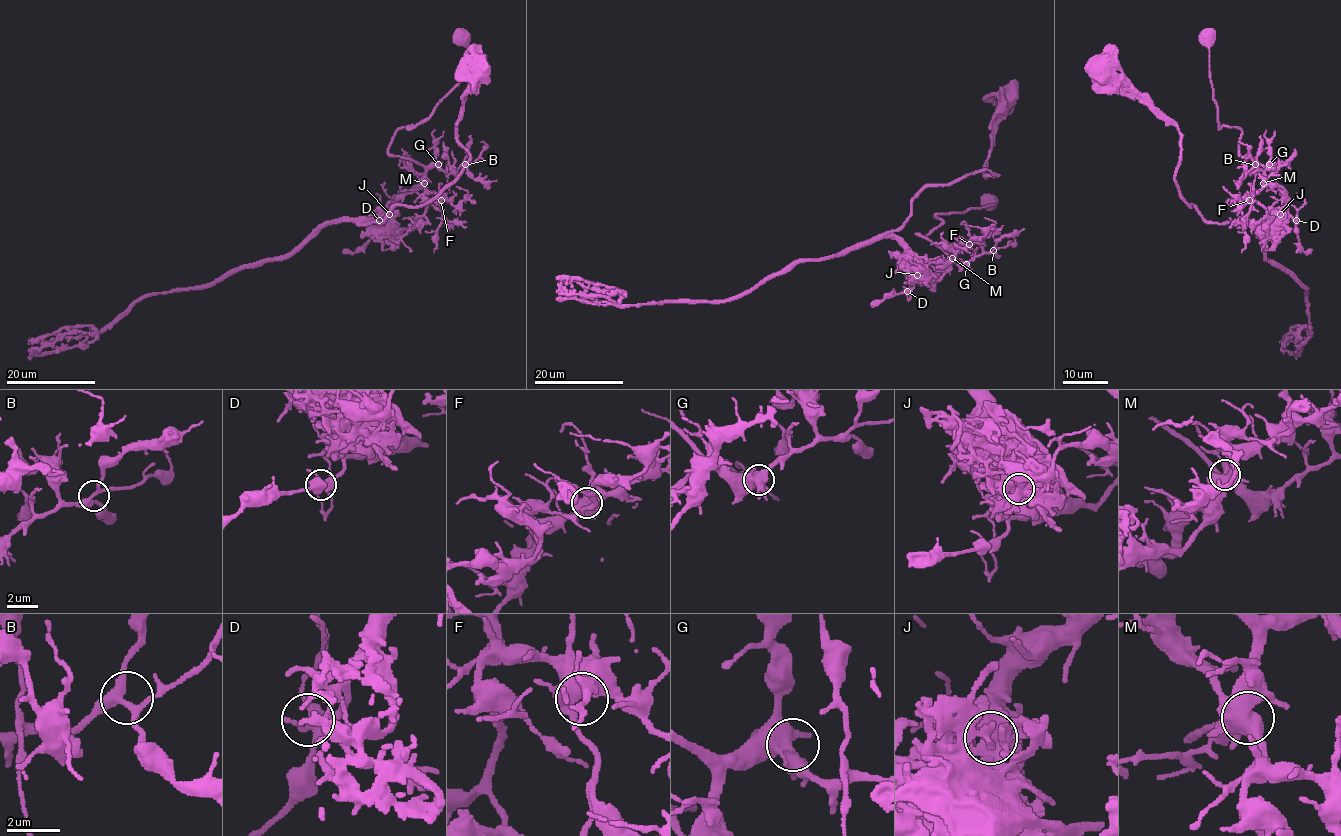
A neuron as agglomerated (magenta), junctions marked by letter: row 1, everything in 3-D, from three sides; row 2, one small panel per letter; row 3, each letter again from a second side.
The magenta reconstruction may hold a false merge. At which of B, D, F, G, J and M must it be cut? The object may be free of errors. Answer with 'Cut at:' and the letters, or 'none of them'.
Cut at: J

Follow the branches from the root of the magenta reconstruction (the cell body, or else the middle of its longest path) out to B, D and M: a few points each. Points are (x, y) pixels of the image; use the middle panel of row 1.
B: (1011, 97), (984, 168), (998, 175), (925, 186), (888, 233), (919, 280), (993, 250)
D: (1011, 97), (984, 168), (998, 175), (981, 170), (925, 186), (911, 216), (888, 233), (906, 252), (907, 291)
M: (1011, 97), (984, 168), (998, 175), (925, 186), (888, 233), (919, 280), (938, 280), (952, 258)

